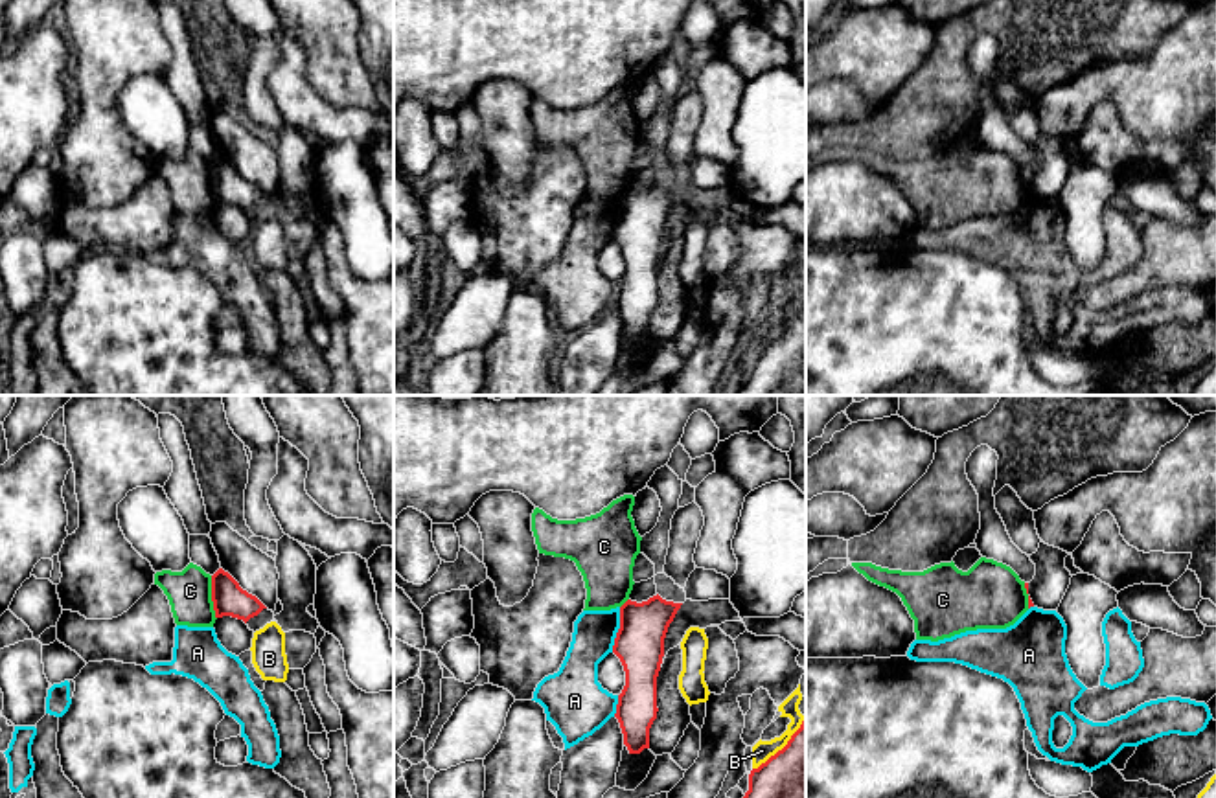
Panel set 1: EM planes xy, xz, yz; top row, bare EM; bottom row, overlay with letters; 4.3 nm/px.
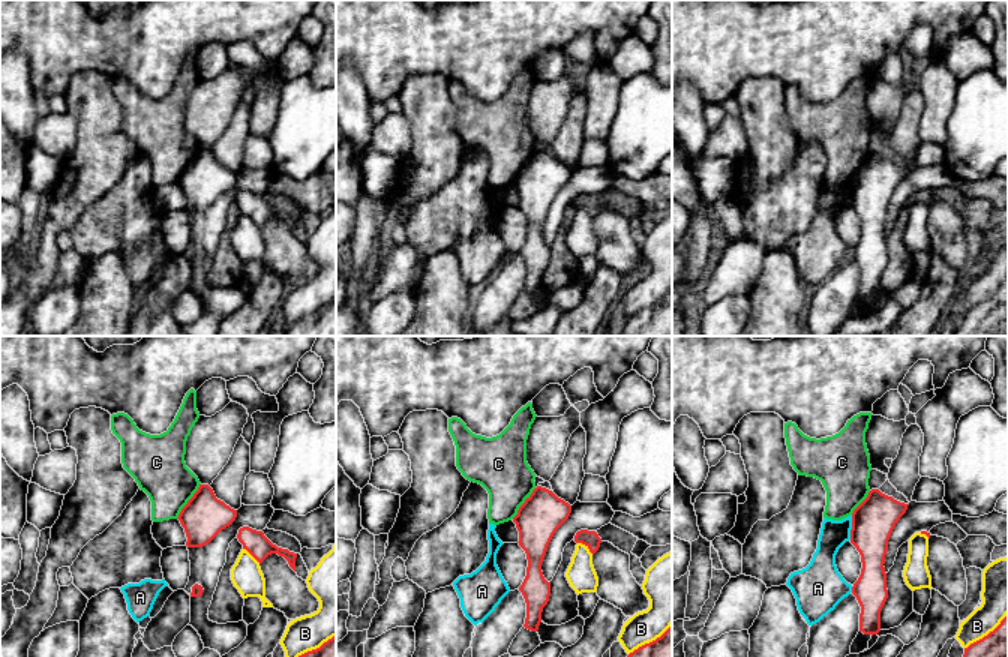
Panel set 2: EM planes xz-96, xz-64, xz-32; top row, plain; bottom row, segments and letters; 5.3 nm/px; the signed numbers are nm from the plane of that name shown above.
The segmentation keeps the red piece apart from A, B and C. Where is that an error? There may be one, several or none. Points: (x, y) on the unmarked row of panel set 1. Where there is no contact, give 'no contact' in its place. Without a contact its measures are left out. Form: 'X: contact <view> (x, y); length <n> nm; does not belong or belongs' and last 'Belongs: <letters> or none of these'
A: contact xz (619, 217); length 200 nm; does not belong
B: contact xz (784, 335); length 320 nm; does not belong
C: contact xy (212, 186); length 190 nm; does not belong
Belongs: none of these

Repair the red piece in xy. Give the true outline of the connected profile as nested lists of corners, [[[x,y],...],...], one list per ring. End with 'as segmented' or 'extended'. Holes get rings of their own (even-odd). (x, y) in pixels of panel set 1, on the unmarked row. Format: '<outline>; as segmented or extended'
[[[223,156],[212,164],[212,189],[215,206],[232,204],[245,211],[267,197],[256,184],[243,178]]]; as segmented

